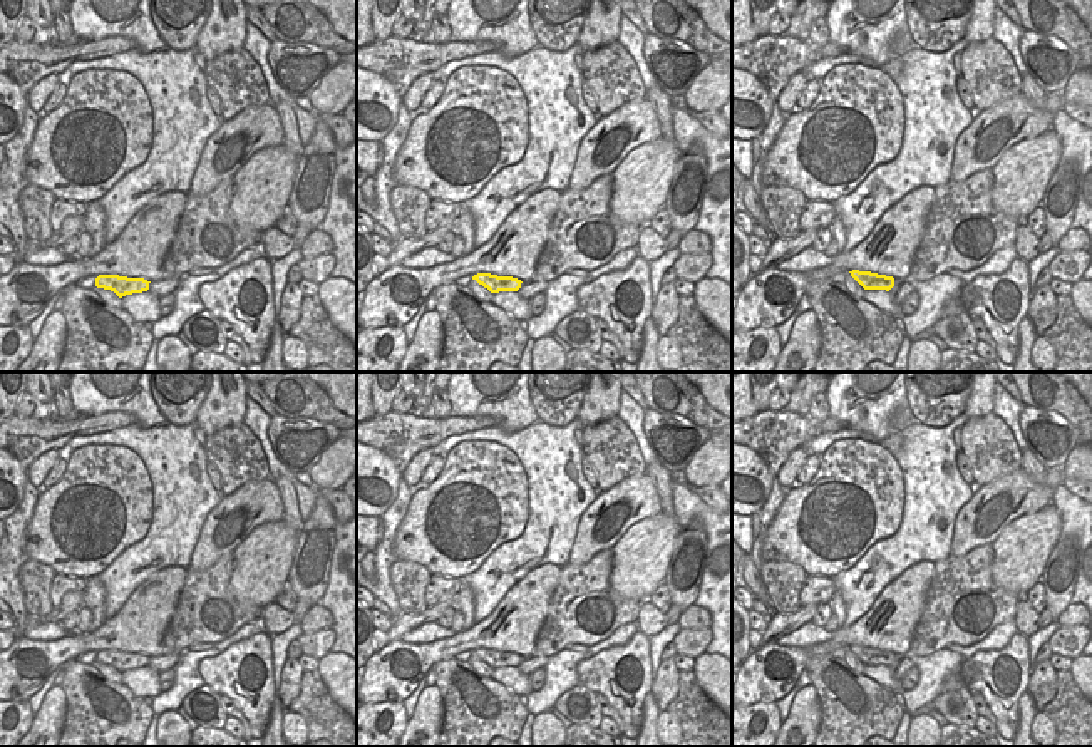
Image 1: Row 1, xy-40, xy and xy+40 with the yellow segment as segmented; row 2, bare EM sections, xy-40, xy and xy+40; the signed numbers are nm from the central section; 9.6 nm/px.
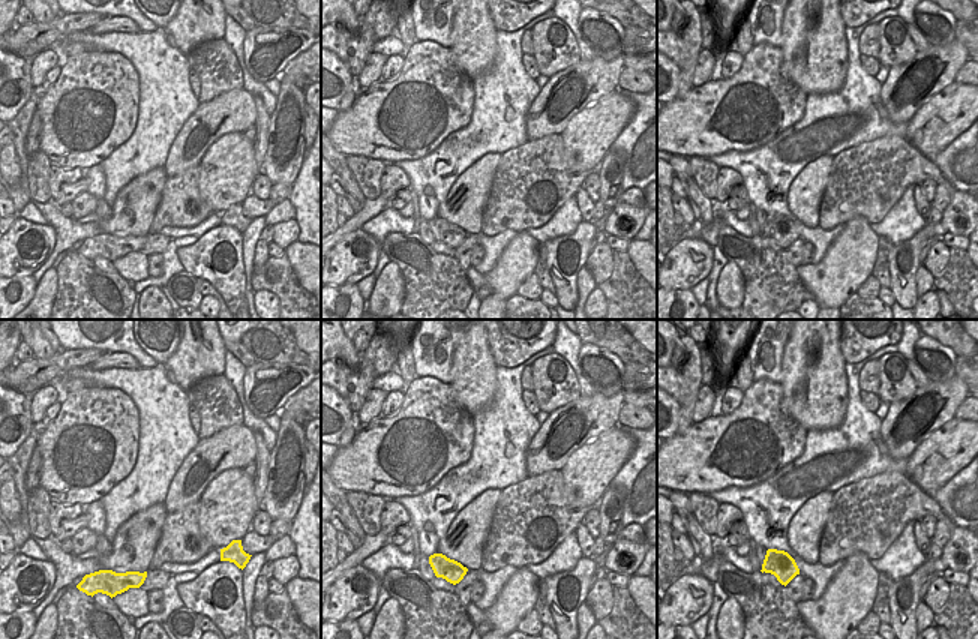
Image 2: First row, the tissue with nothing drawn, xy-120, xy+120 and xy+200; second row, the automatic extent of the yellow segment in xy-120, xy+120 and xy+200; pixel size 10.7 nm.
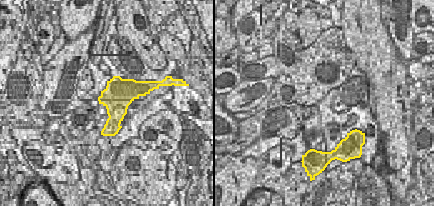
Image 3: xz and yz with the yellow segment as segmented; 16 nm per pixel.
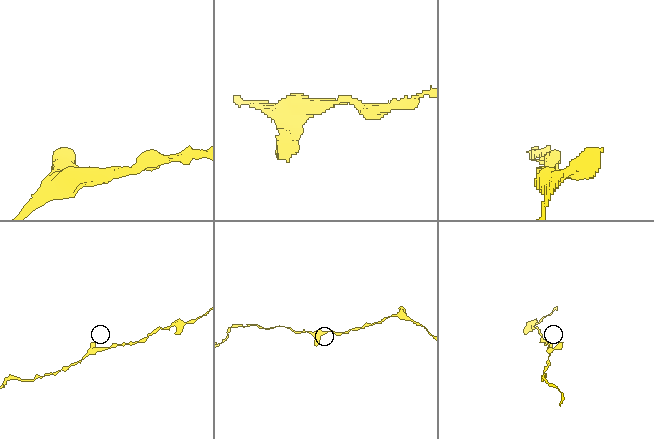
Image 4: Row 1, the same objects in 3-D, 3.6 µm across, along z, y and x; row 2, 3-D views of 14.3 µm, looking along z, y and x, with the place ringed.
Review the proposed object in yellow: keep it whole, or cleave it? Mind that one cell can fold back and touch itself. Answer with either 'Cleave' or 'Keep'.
Keep

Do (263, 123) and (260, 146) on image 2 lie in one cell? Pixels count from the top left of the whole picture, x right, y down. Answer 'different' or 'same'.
same

